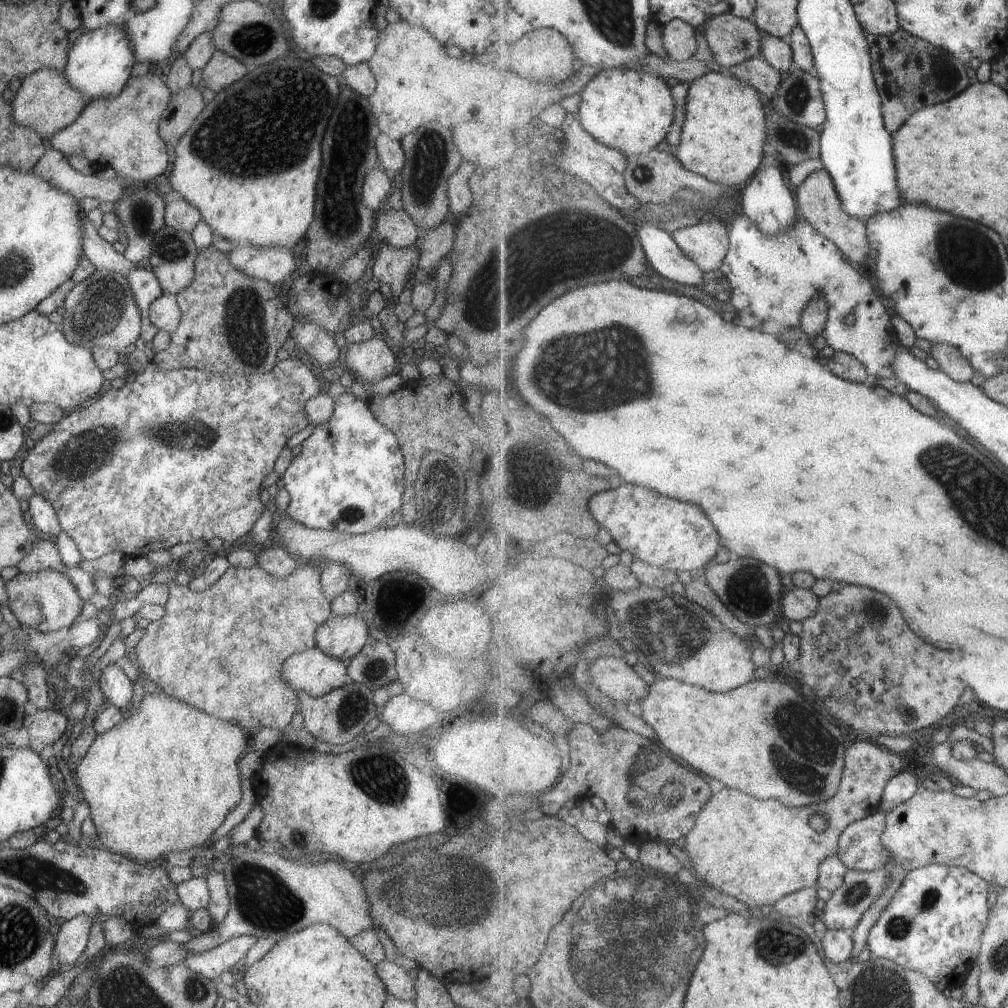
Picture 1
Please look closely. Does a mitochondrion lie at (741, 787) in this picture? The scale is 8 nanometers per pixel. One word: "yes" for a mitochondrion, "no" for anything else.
no

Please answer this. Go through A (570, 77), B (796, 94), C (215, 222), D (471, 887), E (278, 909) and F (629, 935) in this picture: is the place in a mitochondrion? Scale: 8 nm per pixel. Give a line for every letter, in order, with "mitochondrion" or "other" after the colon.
A: other
B: mitochondrion
C: other
D: mitochondrion
E: mitochondrion
F: mitochondrion

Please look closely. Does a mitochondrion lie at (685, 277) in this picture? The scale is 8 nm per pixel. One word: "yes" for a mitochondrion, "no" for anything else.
no

